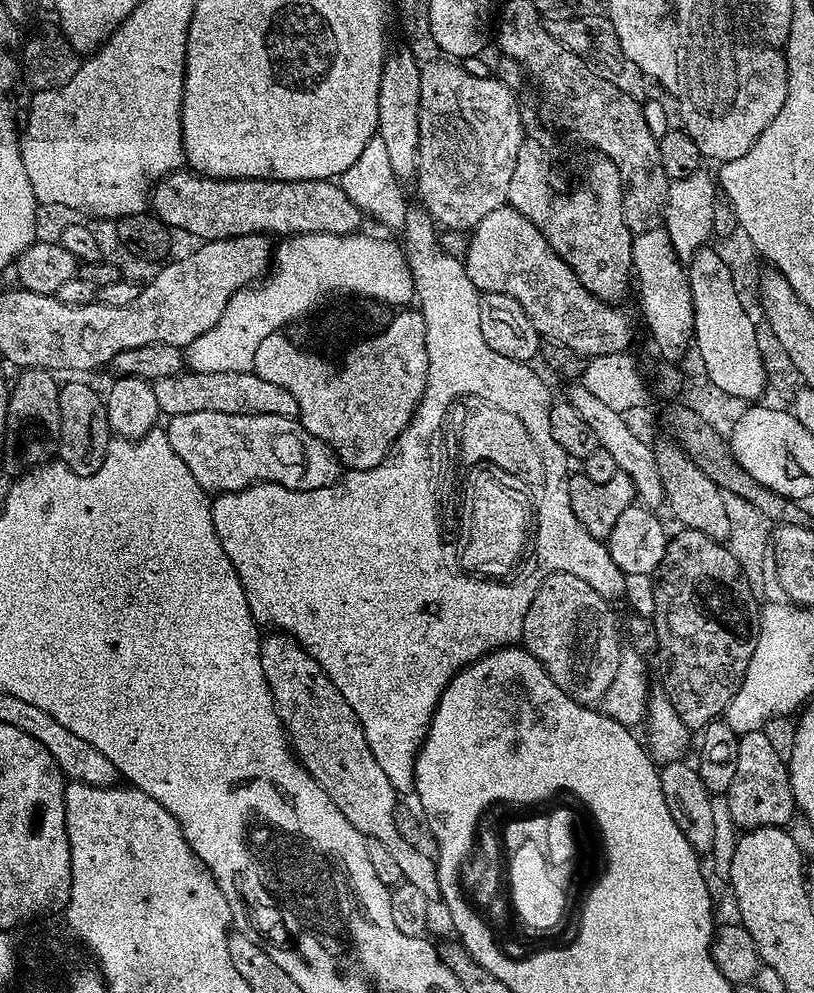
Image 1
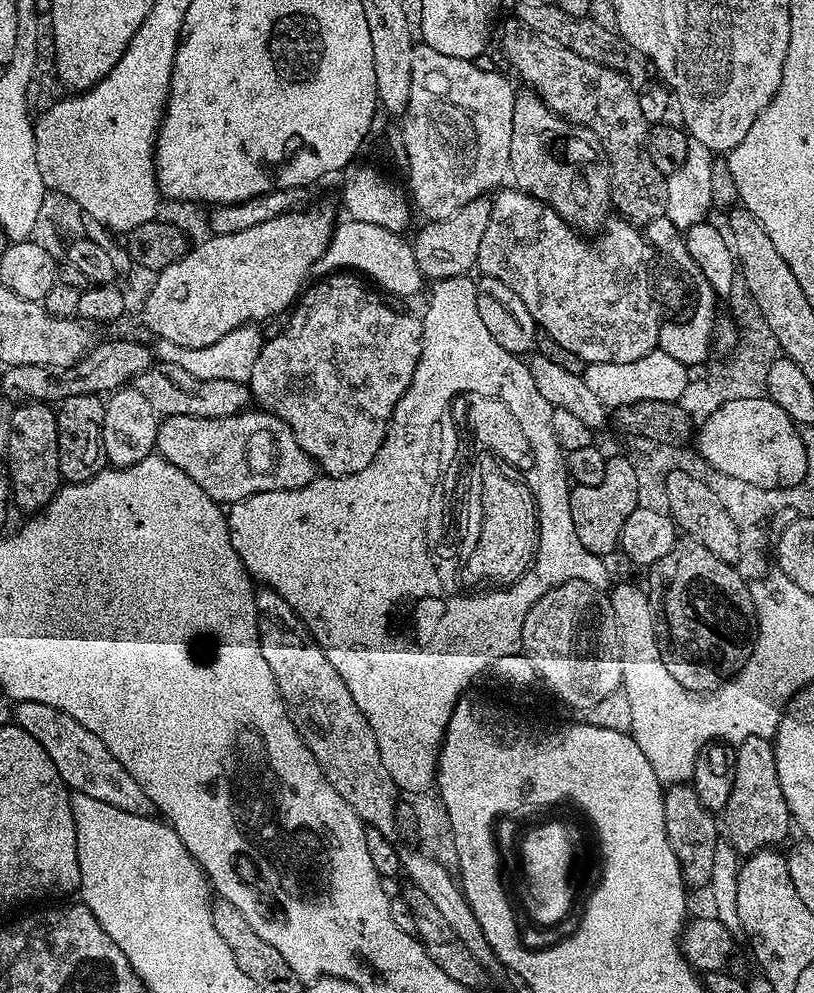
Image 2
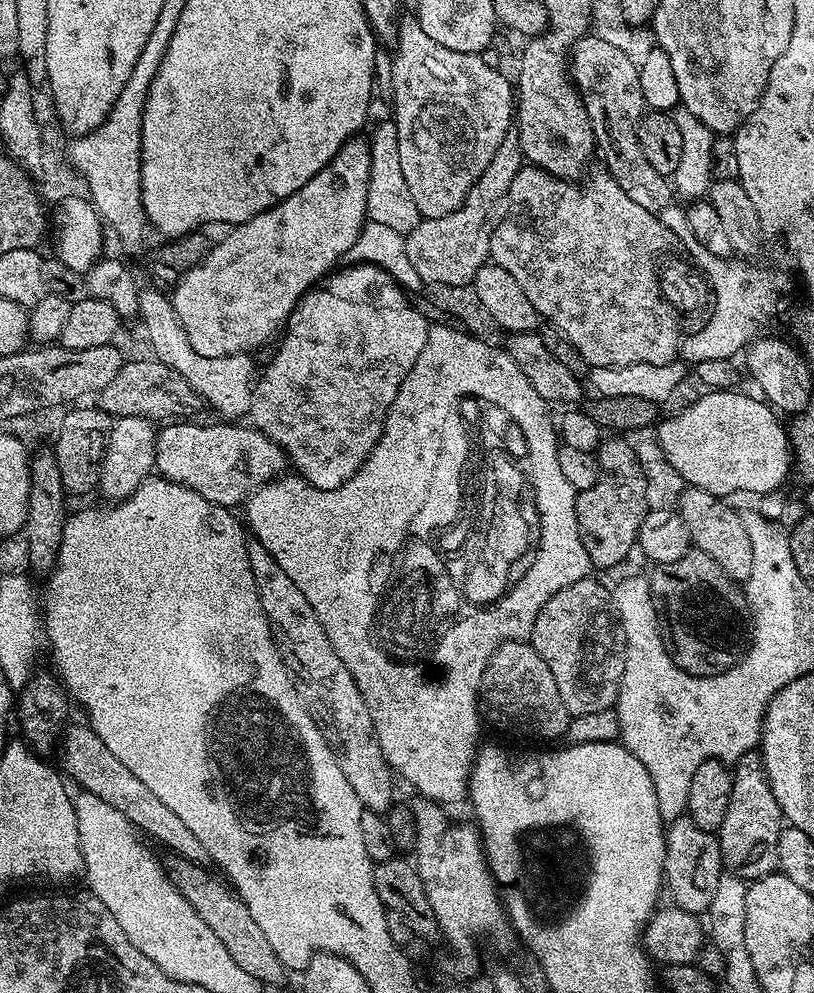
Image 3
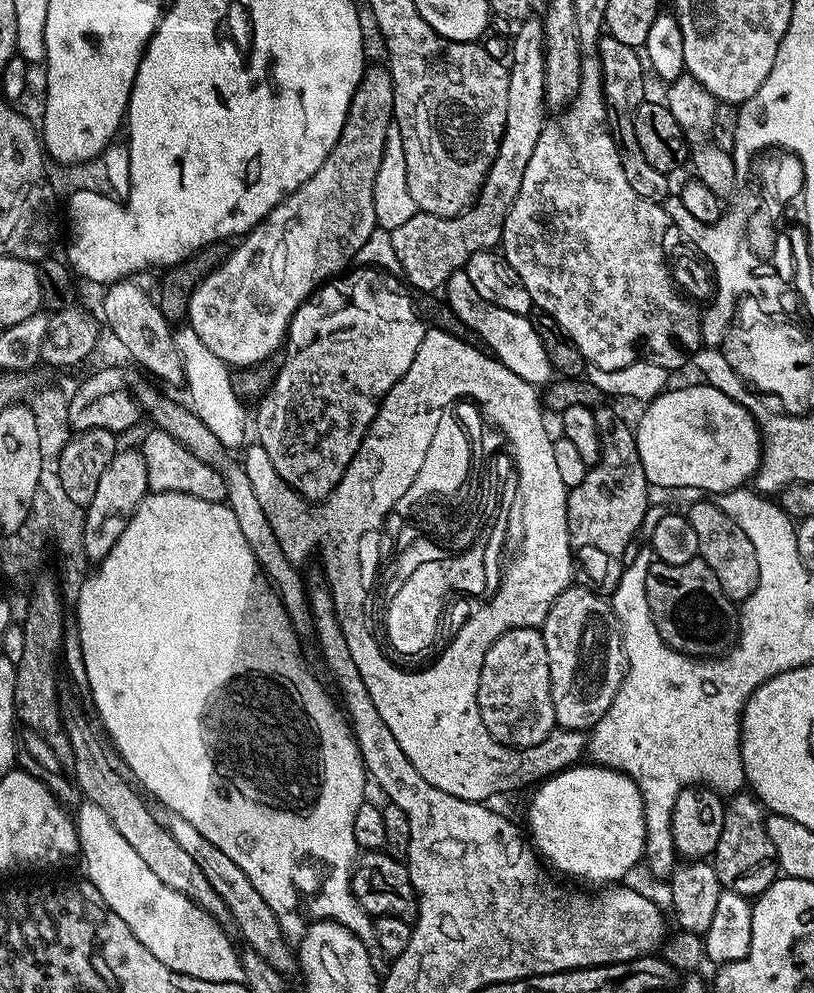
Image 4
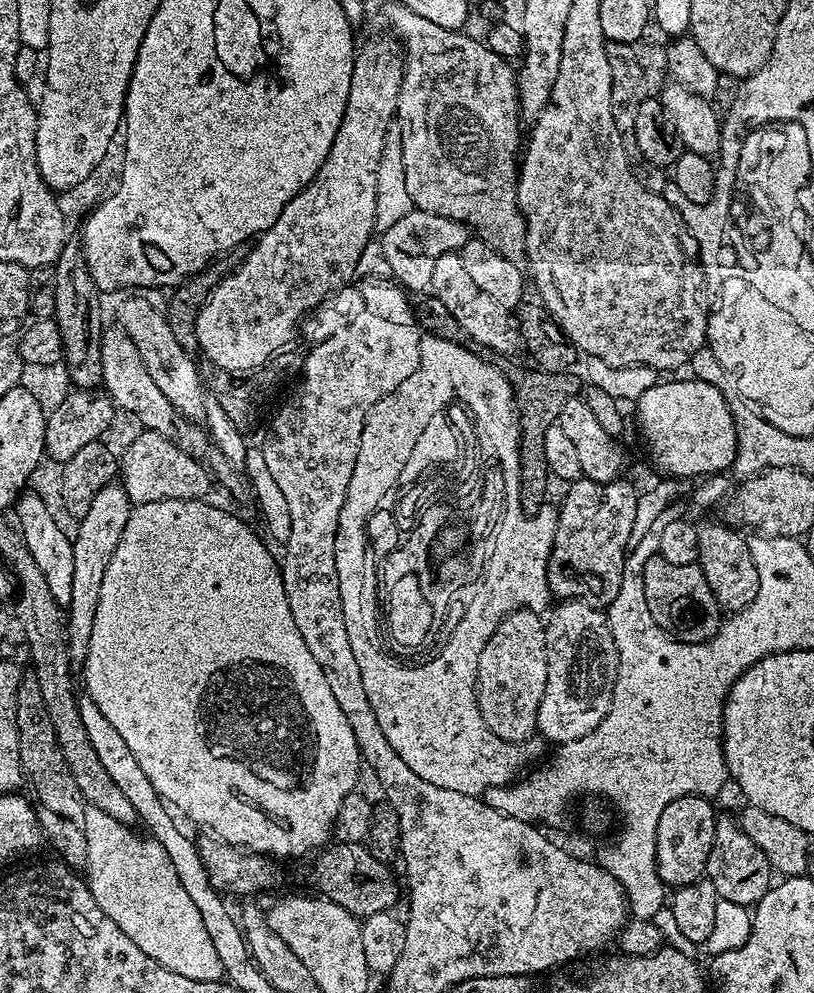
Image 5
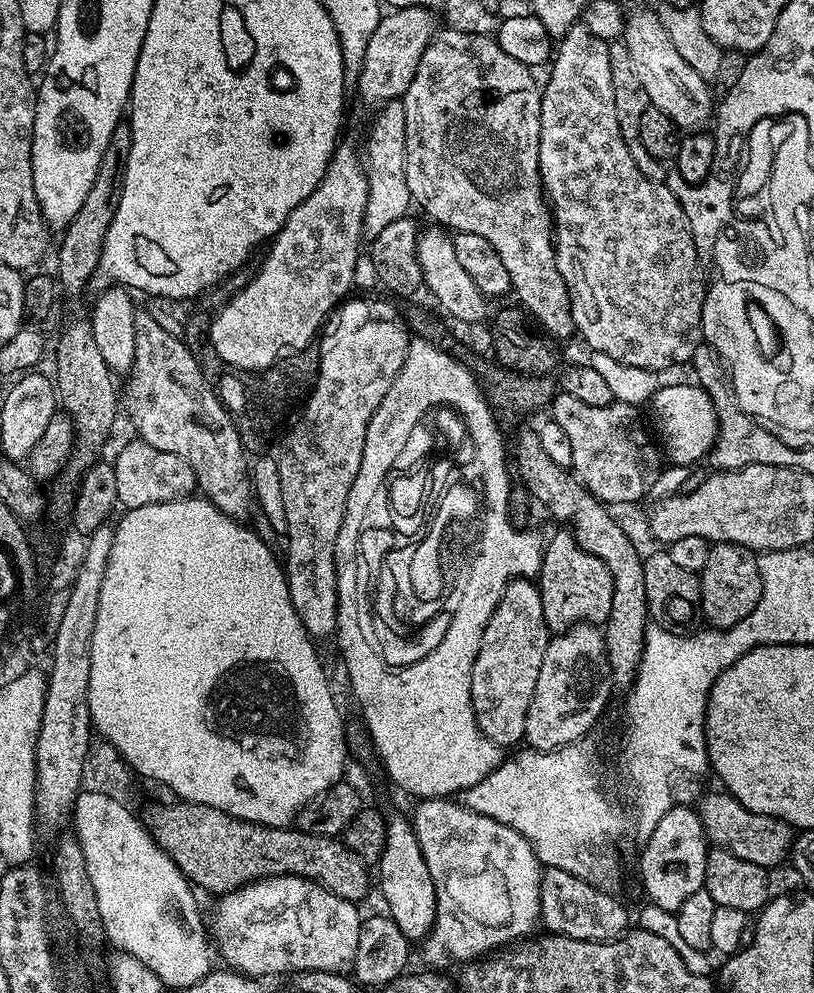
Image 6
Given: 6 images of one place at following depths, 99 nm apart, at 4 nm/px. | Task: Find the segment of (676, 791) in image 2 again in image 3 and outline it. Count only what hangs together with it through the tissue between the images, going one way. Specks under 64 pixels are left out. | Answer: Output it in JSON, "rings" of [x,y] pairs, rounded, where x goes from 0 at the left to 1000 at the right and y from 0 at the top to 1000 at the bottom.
{"rings":[[[842,820],[824,827],[816,835],[816,890],[826,901],[824,909],[832,914],[856,920],[869,919],[877,905],[882,884],[891,881],[889,865],[880,838],[862,836]]]}

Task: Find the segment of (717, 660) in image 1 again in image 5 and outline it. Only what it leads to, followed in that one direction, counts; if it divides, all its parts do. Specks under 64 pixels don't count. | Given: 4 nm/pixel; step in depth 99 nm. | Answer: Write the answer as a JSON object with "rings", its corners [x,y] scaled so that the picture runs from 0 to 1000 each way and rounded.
{"rings":[[[810,558],[801,560],[789,574],[789,590],[794,598],[794,610],[813,634],[818,634],[829,645],[844,649],[867,647],[878,638],[887,627],[887,613],[867,586],[867,578],[859,567],[828,570]]]}

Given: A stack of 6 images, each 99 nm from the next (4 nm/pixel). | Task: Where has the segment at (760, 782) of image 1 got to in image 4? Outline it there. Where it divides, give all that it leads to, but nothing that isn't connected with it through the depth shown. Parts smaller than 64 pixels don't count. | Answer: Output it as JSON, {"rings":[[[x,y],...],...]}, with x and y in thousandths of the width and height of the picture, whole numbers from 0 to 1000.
{"rings":[[[910,796],[893,803],[887,824],[887,844],[877,859],[877,873],[886,895],[928,904],[956,885],[956,867],[951,848],[941,840],[941,815],[923,797]]]}

